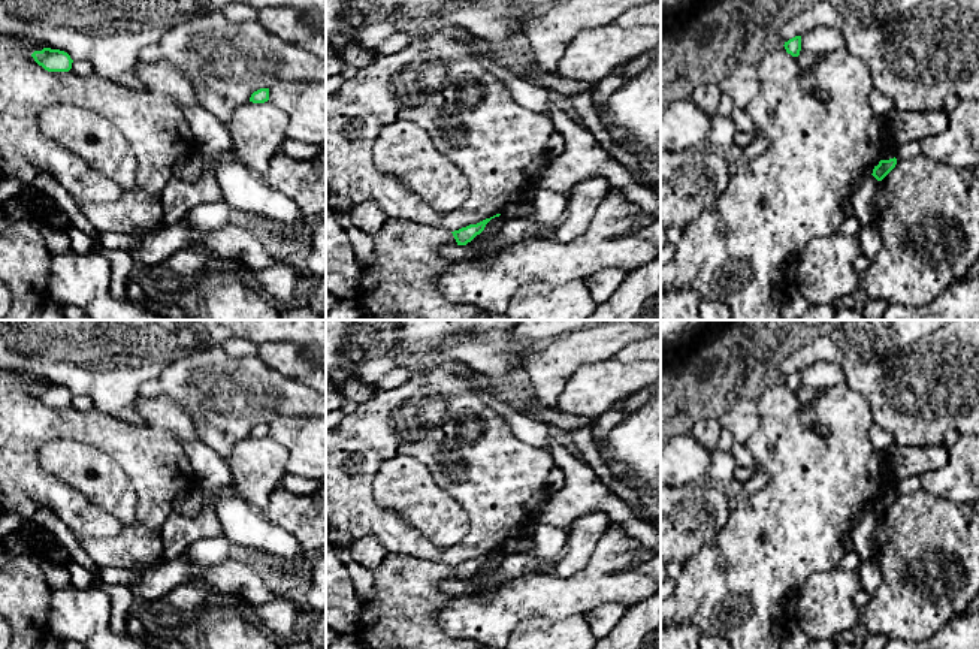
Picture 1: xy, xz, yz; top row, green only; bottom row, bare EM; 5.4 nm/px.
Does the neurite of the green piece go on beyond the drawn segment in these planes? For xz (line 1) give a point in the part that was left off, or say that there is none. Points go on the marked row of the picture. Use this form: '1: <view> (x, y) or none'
1: none

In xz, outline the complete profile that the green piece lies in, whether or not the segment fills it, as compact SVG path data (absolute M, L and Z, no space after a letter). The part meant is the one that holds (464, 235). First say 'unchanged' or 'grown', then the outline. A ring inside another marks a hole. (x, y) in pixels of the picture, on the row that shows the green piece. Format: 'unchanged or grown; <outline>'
unchanged; M496 214L496 215L486 218L483 221L477 223L477 224L469 224L466 227L462 227L459 230L451 232L457 245L466 245L468 242L471 242L477 235L480 235L484 230L486 224L492 218L499 217L499 215L501 214Z

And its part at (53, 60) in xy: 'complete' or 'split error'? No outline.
complete

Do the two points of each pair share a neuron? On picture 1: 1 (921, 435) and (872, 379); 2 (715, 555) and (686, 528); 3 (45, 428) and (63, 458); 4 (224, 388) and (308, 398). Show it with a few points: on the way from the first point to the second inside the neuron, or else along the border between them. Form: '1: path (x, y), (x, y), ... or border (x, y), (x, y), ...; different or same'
1: path (906, 420), (893, 411), (879, 394); same
2: border (727, 518), (727, 522), (682, 564); different
3: border (87, 443), (47, 441), (39, 450), (38, 462); different
4: path (245, 394), (287, 397); same

